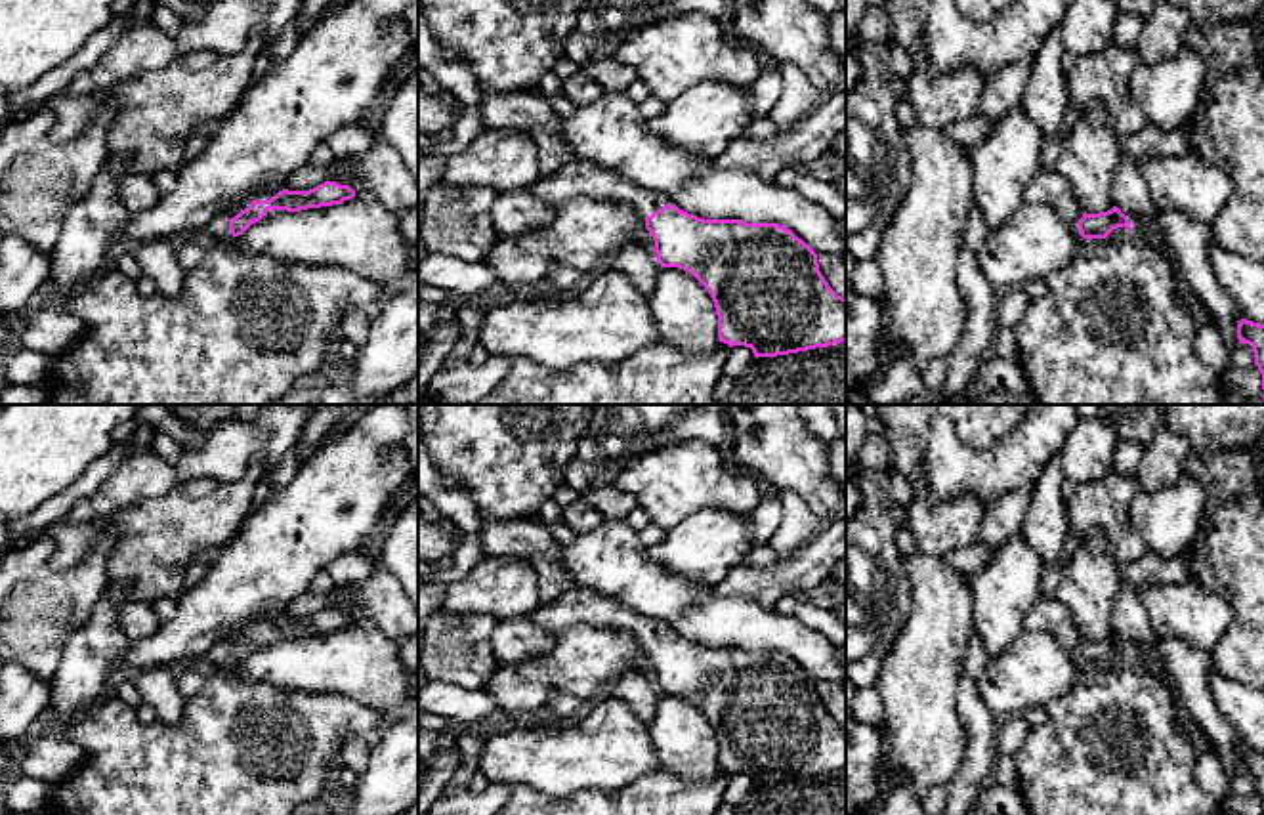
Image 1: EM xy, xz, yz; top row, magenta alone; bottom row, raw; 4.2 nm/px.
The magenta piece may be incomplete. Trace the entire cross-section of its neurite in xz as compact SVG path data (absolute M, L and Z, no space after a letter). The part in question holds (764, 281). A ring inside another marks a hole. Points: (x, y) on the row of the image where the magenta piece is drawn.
M580 158L563 162L527 189L552 208L579 199L613 199L634 204L655 240L655 258L661 267L680 267L706 288L718 315L718 338L729 347L750 347L758 359L846 342L846 298L838 296L821 275L817 254L779 223L703 219Z

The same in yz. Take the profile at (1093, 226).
M1039 170L1025 191L1023 202L1050 206L1083 239L1106 239L1117 227L1130 231L1128 218L1117 206L1100 214L1083 212L1067 181L1056 170Z

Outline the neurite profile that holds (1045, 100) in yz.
M1054 27L1041 44L1022 105L1044 139L1056 139L1067 111L1067 82L1062 73L1062 27Z

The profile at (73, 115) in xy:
M63 92L32 111L42 107L52 111L55 122L46 139L65 143L76 139L90 128L103 107L101 99L103 95L99 94L73 95Z

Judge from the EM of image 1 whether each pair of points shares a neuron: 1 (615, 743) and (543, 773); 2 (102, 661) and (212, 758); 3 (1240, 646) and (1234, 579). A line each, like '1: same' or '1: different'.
1: same
2: different
3: same

